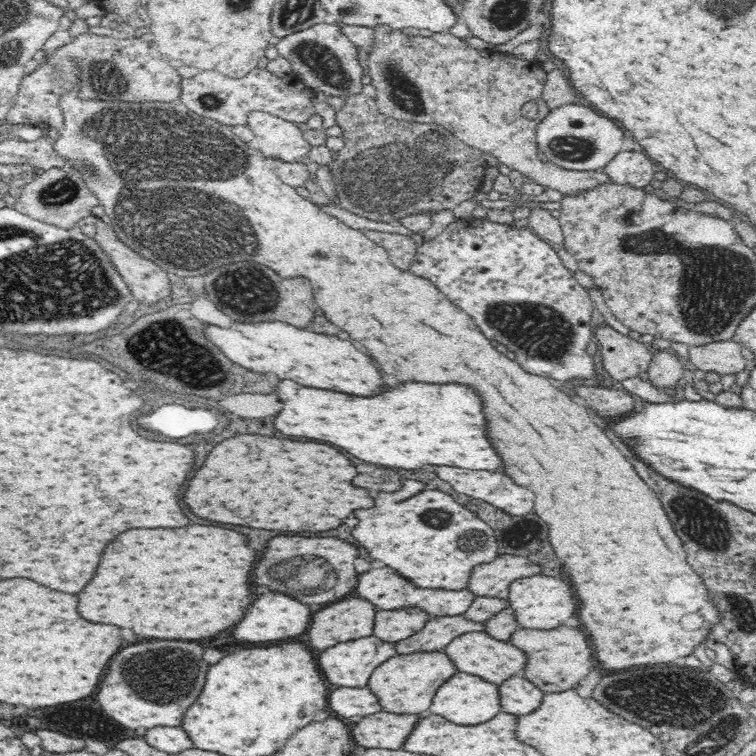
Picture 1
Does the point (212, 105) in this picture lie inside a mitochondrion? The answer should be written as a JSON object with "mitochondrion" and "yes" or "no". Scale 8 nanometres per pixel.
{"mitochondrion":"yes"}

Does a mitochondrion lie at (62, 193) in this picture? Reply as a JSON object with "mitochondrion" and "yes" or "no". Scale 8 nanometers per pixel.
{"mitochondrion":"yes"}

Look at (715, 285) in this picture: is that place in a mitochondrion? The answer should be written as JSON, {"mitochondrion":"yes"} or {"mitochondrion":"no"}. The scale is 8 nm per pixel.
{"mitochondrion":"yes"}

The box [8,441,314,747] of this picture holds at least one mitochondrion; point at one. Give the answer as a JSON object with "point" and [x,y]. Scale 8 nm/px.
{"point":[165,673]}

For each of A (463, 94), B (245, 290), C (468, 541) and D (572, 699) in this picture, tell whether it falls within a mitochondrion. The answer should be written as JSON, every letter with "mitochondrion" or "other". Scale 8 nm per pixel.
{"A":"other","B":"mitochondrion","C":"mitochondrion","D":"other"}

